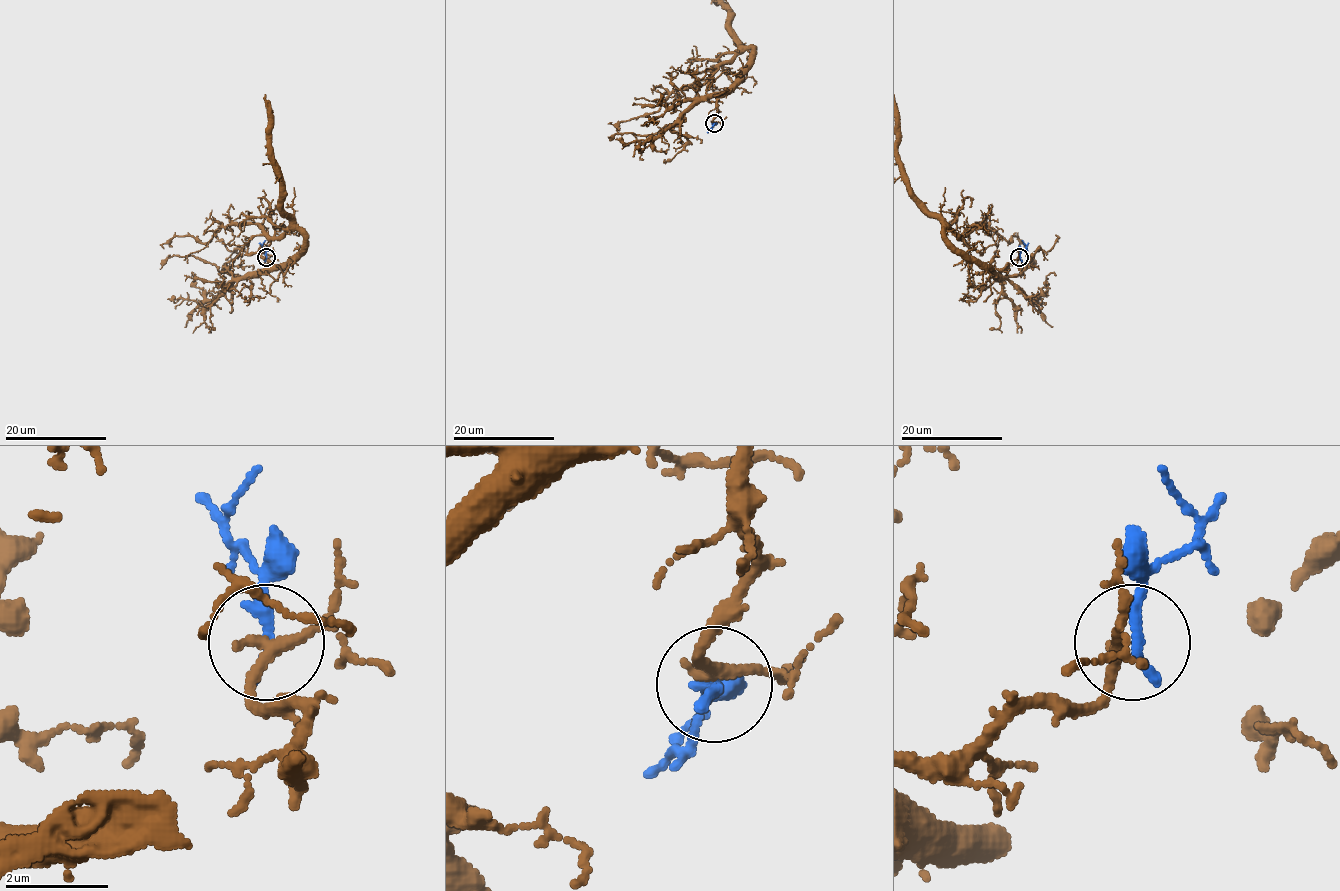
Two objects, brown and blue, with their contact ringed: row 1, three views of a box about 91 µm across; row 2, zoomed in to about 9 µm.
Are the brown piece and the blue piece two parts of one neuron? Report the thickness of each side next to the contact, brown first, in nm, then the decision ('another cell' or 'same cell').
240 nm thick on the brown side, 300 nm on the other; another cell

